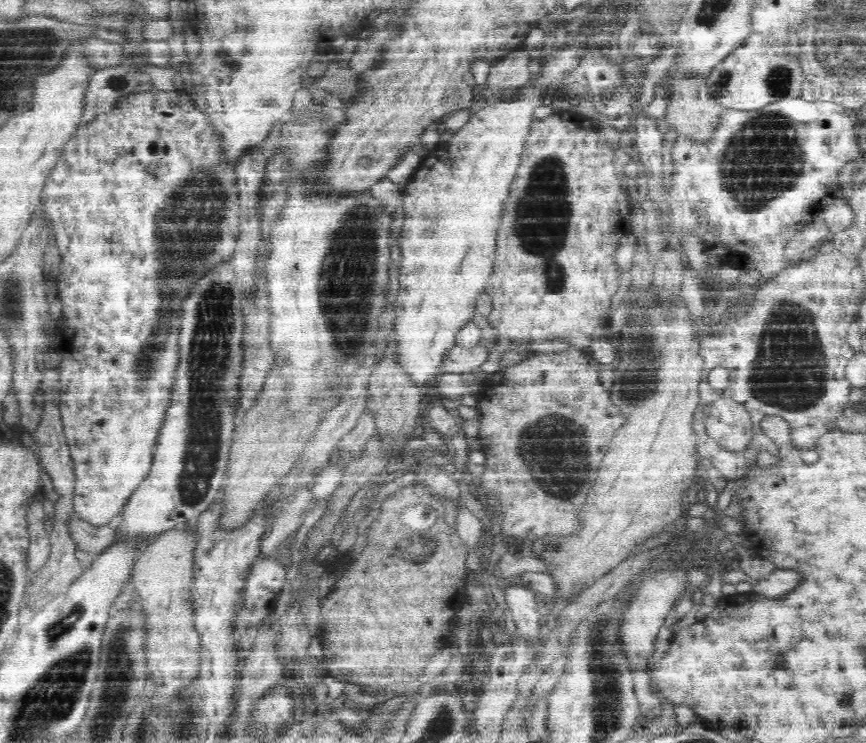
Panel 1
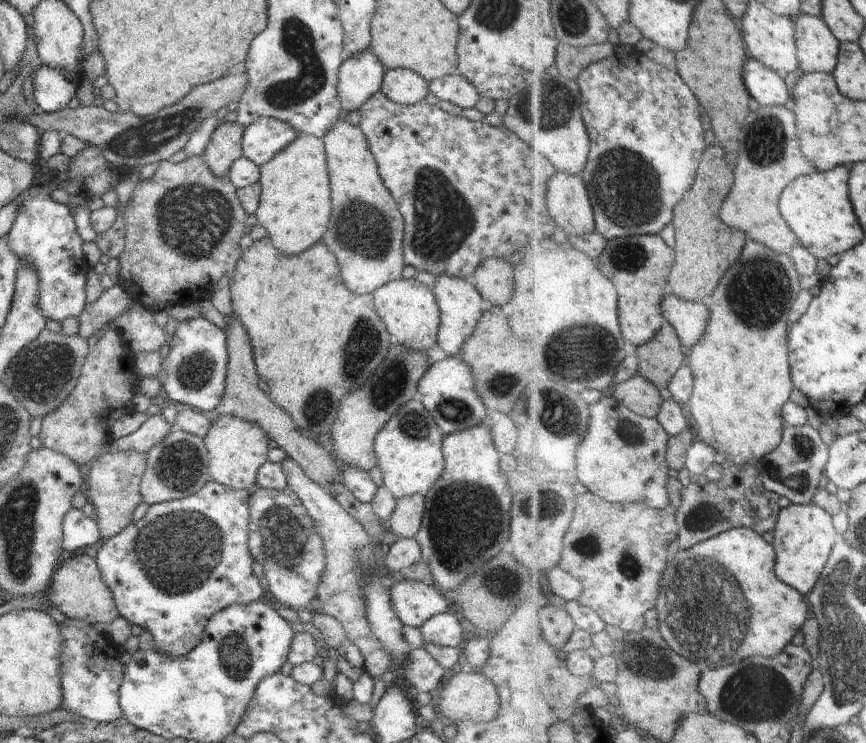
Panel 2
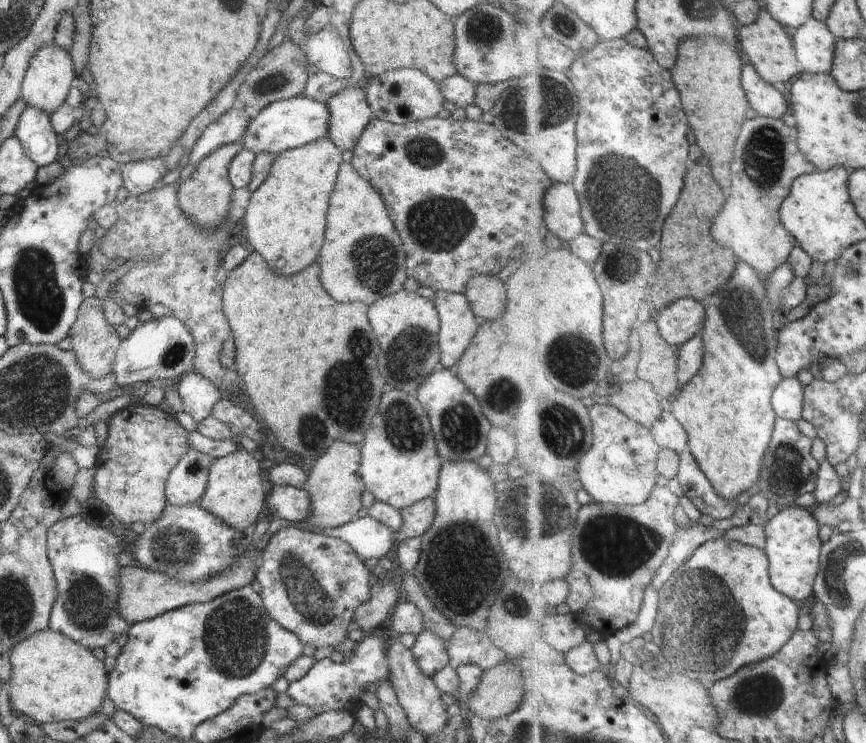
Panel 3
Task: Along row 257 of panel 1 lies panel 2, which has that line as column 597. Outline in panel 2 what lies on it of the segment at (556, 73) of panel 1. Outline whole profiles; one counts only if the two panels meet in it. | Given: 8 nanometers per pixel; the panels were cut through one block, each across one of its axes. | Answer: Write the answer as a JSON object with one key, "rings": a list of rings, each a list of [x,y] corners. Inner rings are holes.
{"rings":[[[612,393],[591,405],[591,424],[578,454],[580,480],[610,502],[644,502],[652,508],[670,506],[668,462],[671,433],[659,418],[636,414]]]}

